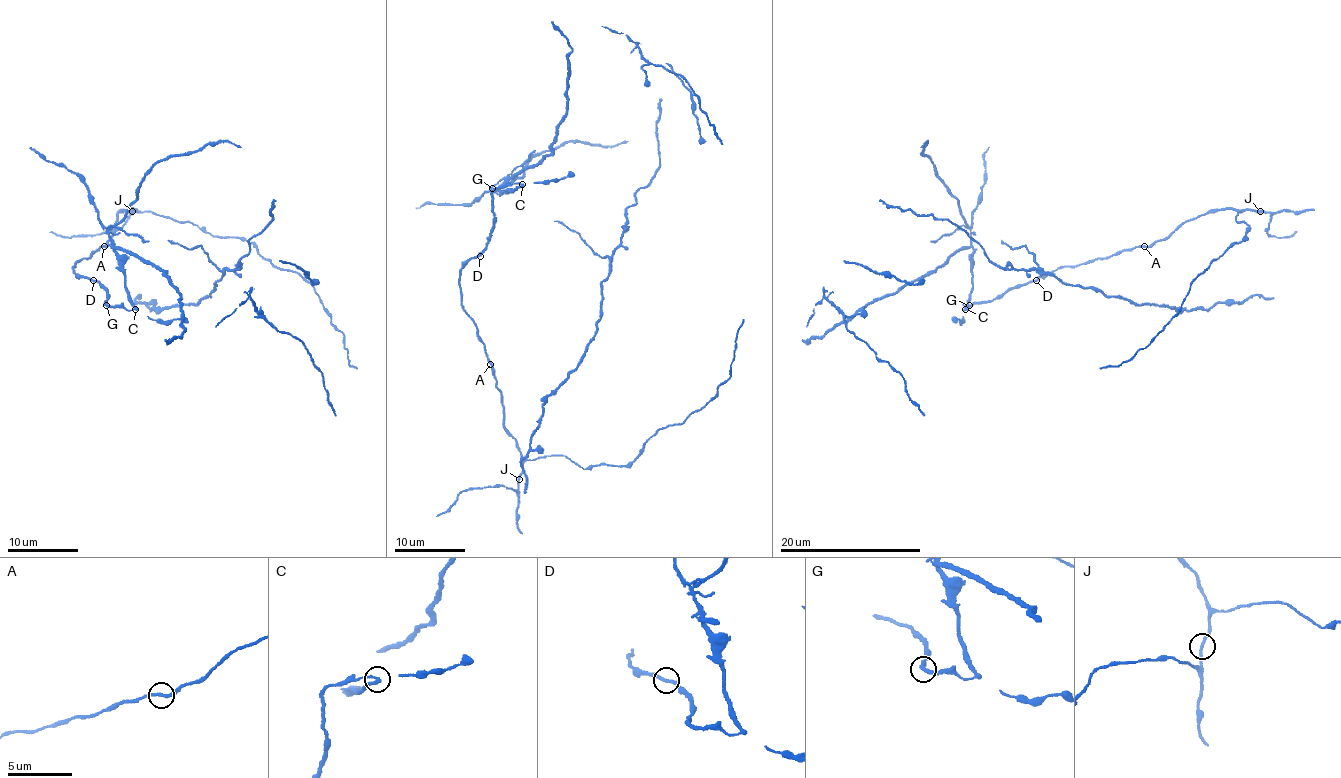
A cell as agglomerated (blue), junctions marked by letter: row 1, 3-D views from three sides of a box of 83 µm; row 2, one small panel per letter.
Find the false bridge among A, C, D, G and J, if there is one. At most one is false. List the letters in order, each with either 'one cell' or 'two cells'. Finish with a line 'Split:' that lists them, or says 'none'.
A: one cell
C: two cells
D: one cell
G: one cell
J: one cell
Split: C

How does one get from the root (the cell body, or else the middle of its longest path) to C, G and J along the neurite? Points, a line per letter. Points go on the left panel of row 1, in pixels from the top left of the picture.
C: (100, 285), (108, 294), (108, 305), (120, 305), (129, 310), (136, 309)
G: (100, 285), (108, 294), (106, 305)
J: (100, 285), (79, 277), (72, 268), (109, 241), (118, 213), (132, 211)

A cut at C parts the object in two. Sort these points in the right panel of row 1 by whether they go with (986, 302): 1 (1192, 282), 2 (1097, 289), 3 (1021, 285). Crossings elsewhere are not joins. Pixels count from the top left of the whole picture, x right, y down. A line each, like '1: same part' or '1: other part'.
1: same part
2: other part
3: same part

